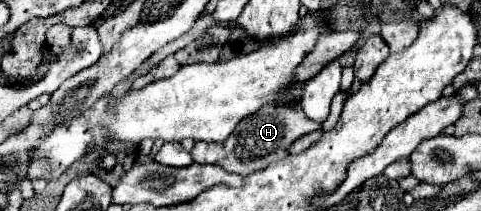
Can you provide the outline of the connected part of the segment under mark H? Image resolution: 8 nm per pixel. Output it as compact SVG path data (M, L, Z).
M265 105L261 111L257 111L251 117L245 117L237 129L227 137L227 141L223 141L221 145L217 143L205 143L205 141L197 141L195 147L191 149L191 157L195 163L207 163L207 165L221 165L225 167L225 171L233 171L233 173L241 173L241 175L249 175L253 171L265 169L269 163L279 161L281 157L287 157L289 151L287 147L311 133L317 131L321 127L321 123L309 121L305 117L305 113L301 113L301 105L289 107L277 107L277 105Z

